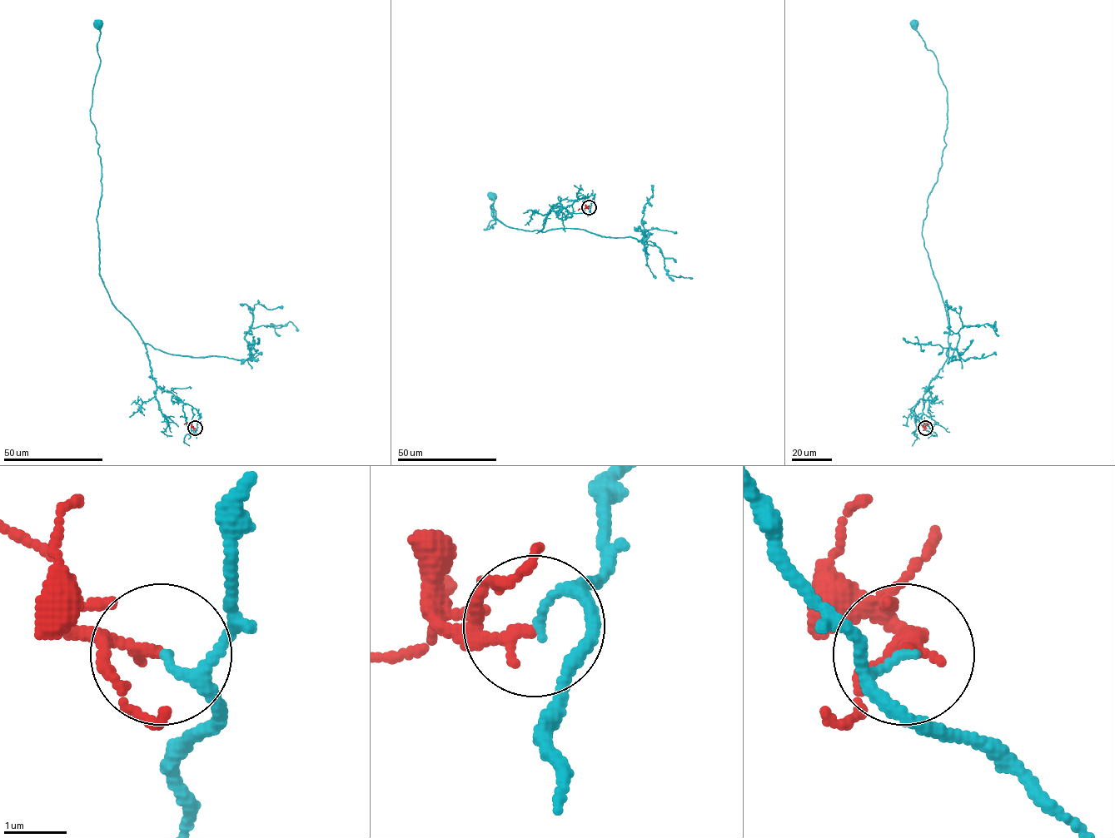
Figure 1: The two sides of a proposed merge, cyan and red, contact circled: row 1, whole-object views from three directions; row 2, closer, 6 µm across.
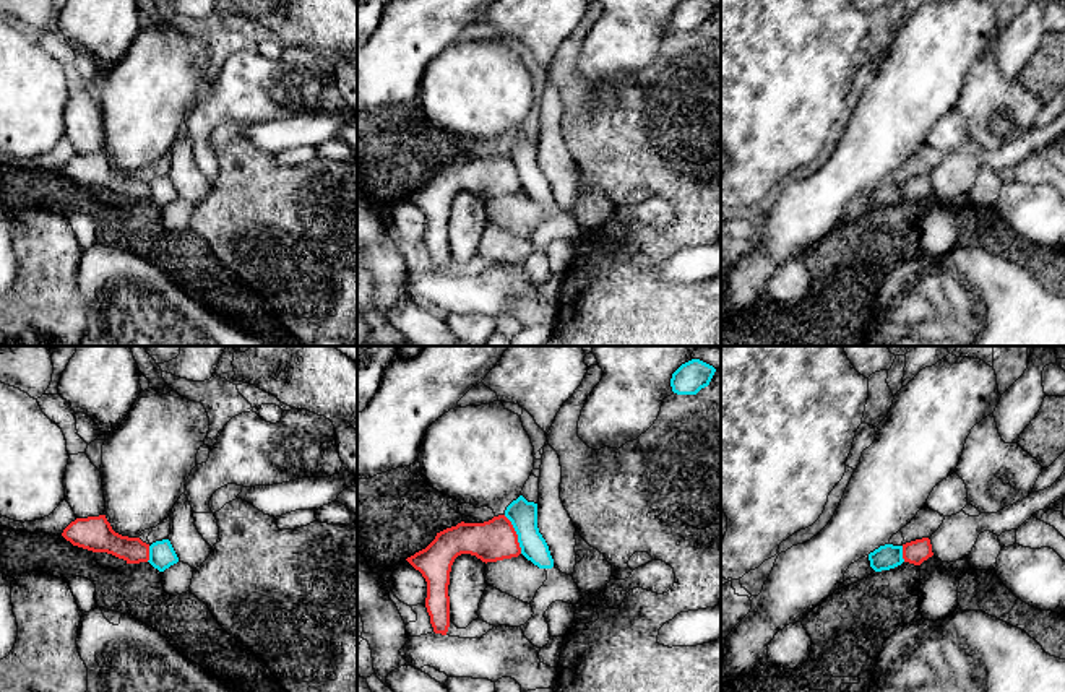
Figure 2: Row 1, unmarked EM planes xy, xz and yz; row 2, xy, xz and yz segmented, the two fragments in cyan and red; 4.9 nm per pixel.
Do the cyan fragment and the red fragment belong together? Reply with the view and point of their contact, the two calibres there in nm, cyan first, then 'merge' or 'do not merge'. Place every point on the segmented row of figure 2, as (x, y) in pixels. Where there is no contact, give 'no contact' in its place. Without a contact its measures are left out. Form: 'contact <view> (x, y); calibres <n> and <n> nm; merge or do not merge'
contact xz (517, 533); calibres 140 and 200 nm; do not merge

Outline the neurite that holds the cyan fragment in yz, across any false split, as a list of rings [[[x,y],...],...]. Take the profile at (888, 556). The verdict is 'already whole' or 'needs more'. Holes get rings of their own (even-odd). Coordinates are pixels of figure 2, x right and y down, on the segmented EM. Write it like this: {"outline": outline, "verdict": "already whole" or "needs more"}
{"outline": [[[885,544],[869,554],[870,567],[875,572],[890,570],[904,562],[903,546]]], "verdict": "already whole"}

